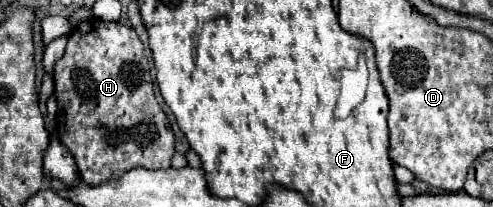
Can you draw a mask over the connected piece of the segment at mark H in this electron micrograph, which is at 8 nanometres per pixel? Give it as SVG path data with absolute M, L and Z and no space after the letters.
M92 18L92 20L86 20L82 22L70 36L68 40L68 46L66 46L66 52L64 56L56 62L54 66L54 96L56 96L56 102L58 102L58 116L56 116L56 134L60 138L60 142L72 152L74 160L76 160L76 166L78 166L78 172L82 176L82 180L90 186L98 186L98 184L104 184L108 180L118 180L120 174L126 174L130 172L132 168L146 168L146 170L166 170L170 168L170 160L172 156L176 154L176 148L174 148L174 134L172 130L168 130L170 122L168 122L168 116L164 114L164 110L160 108L160 104L156 102L156 96L154 96L154 86L152 86L152 78L150 78L150 66L148 66L148 60L144 56L144 48L142 48L142 42L138 40L136 32L132 26L126 26L126 24L120 24L120 22L104 22L104 20L98 20L98 18Z

